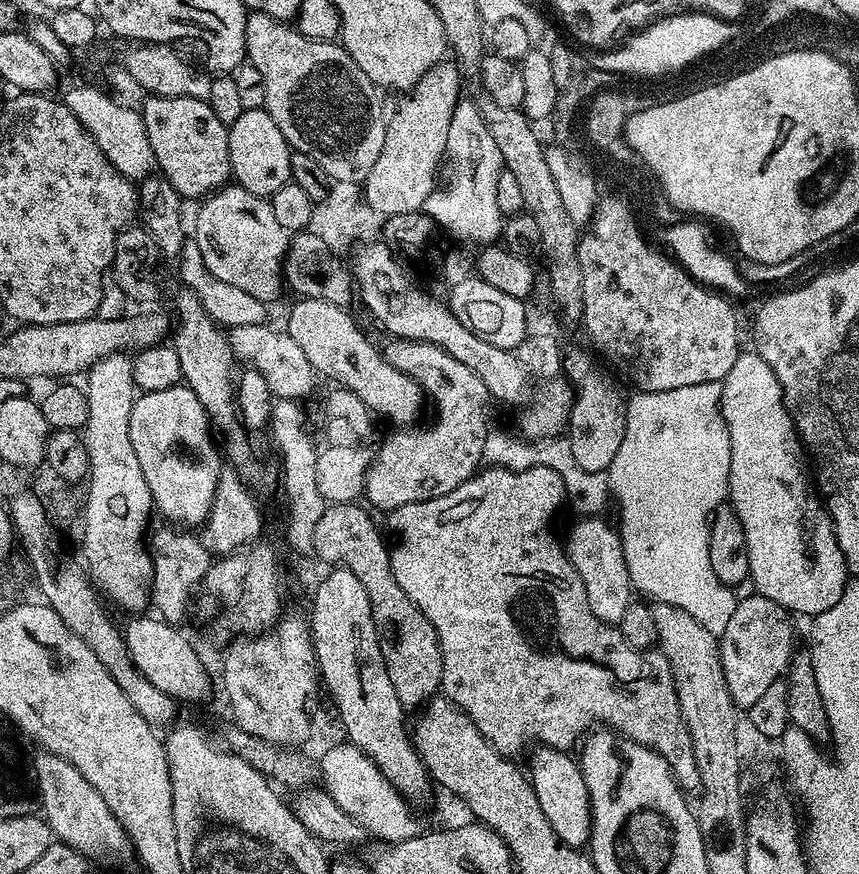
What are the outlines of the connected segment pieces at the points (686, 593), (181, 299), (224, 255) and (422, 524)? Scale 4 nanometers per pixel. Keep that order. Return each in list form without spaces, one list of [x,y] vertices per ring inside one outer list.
[[[721,381],[702,382],[698,386],[682,386],[678,390],[662,390],[661,392],[637,391],[636,397],[629,399],[628,413],[626,414],[626,434],[622,440],[622,446],[618,449],[618,454],[614,455],[614,460],[607,470],[609,478],[609,490],[611,499],[616,500],[616,508],[620,511],[620,524],[618,531],[622,542],[622,554],[626,554],[626,570],[630,570],[633,589],[653,601],[661,600],[670,606],[678,606],[686,610],[686,614],[691,614],[710,634],[721,636],[726,630],[726,622],[730,622],[730,614],[734,614],[737,593],[729,585],[718,582],[718,574],[714,574],[714,566],[710,566],[710,546],[708,545],[708,535],[712,529],[712,513],[725,503],[728,494],[728,479],[730,478],[730,434],[724,421],[724,415],[720,409],[720,385]]]
[[[180,290],[176,296],[176,320],[174,316],[174,331],[171,333],[170,343],[176,349],[178,362],[182,366],[183,383],[195,394],[198,402],[202,402],[211,427],[219,435],[220,432],[224,435],[222,448],[227,459],[229,456],[234,462],[232,464],[252,484],[254,482],[260,488],[268,488],[272,483],[276,484],[277,473],[275,471],[272,473],[266,465],[256,461],[256,456],[252,453],[252,444],[248,441],[249,433],[238,415],[237,401],[235,399],[232,401],[232,388],[234,392],[232,343],[228,341],[225,329],[213,320],[197,296],[187,290]]]
[[[228,184],[212,195],[205,197],[194,222],[194,243],[199,246],[203,262],[214,278],[251,294],[265,304],[276,299],[284,290],[283,265],[288,251],[289,233],[279,225],[271,201],[267,197],[251,194],[244,187]]]
[[[488,466],[483,470],[477,471],[476,475],[471,476],[466,482],[462,482],[462,486],[458,486],[458,490],[450,490],[450,494],[442,494],[442,498],[430,498],[426,502],[414,502],[410,506],[402,506],[401,508],[395,508],[393,512],[387,517],[388,520],[388,532],[390,537],[390,543],[388,544],[388,557],[390,558],[390,566],[394,570],[394,579],[398,581],[398,586],[402,586],[402,590],[406,590],[406,594],[410,598],[410,602],[414,602],[414,606],[418,606],[418,610],[422,610],[422,614],[426,614],[426,618],[434,626],[434,630],[438,634],[438,642],[440,643],[440,649],[442,650],[442,682],[440,687],[443,695],[448,699],[453,700],[457,706],[462,709],[468,717],[474,722],[474,726],[478,726],[480,733],[486,737],[492,745],[495,746],[502,755],[512,758],[527,746],[531,740],[537,740],[535,743],[540,746],[547,746],[550,748],[559,748],[561,750],[571,749],[571,744],[575,745],[577,741],[581,739],[596,724],[599,720],[604,720],[603,727],[605,729],[618,732],[621,736],[630,738],[634,742],[638,742],[642,746],[647,748],[653,748],[655,752],[662,758],[666,758],[666,762],[672,768],[674,778],[680,783],[680,788],[685,794],[692,794],[700,788],[700,775],[698,774],[698,762],[694,760],[694,746],[692,745],[692,739],[690,734],[686,730],[686,722],[682,718],[682,710],[678,706],[678,694],[676,693],[676,687],[674,686],[674,674],[670,670],[670,662],[664,657],[663,652],[659,650],[644,650],[630,646],[630,642],[626,642],[626,638],[622,638],[619,627],[602,622],[598,618],[594,618],[594,610],[590,610],[590,602],[586,602],[586,586],[582,586],[582,578],[578,574],[578,570],[574,570],[574,566],[570,562],[565,545],[556,537],[556,532],[552,529],[552,523],[556,520],[556,515],[560,512],[560,507],[565,507],[565,493],[562,478],[559,476],[558,471],[548,469],[546,466],[534,466],[530,470],[522,470],[521,472],[515,472],[514,470],[506,470],[499,466]]]

